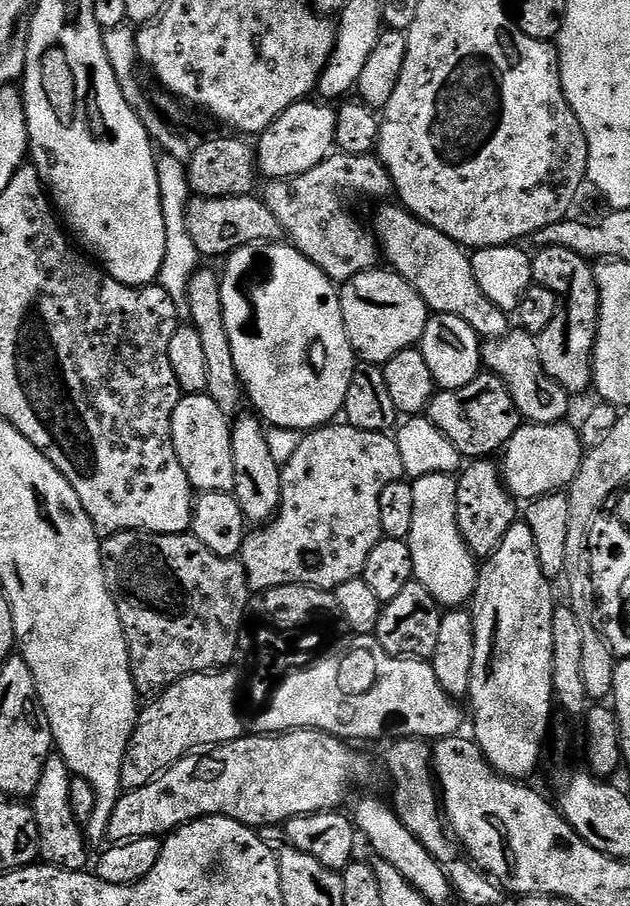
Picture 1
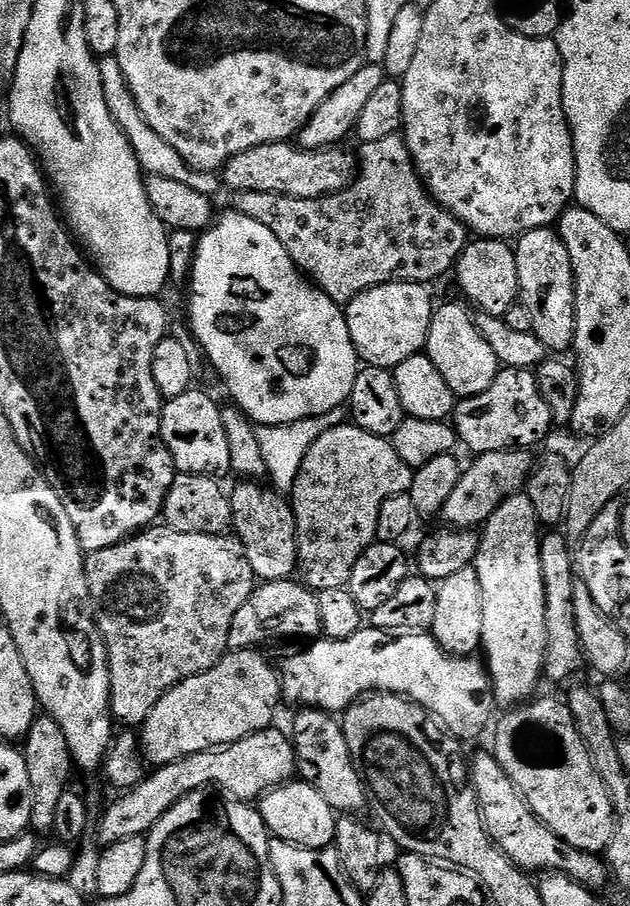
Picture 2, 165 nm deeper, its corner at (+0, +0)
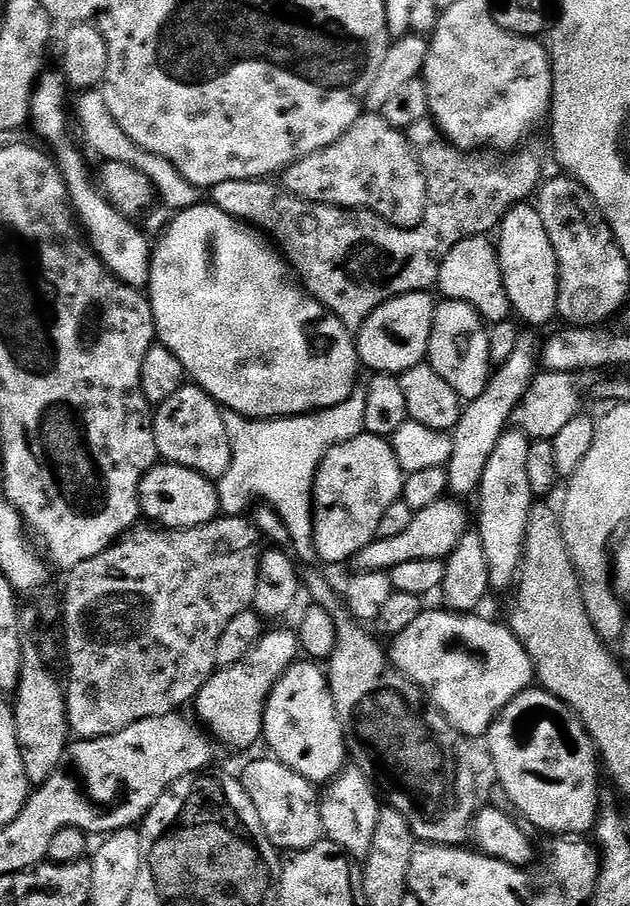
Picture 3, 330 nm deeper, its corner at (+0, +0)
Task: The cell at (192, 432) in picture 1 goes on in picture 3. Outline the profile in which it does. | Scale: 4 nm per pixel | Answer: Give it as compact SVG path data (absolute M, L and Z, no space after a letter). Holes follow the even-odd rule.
M191 382L158 405L152 417L152 433L161 461L186 466L213 482L221 480L226 470L230 470L232 447L226 434L224 412L213 396Z

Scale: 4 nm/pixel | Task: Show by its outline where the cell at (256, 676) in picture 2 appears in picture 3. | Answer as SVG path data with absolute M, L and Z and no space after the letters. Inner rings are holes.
M276 628L260 637L255 645L249 648L243 660L234 666L222 668L213 672L212 677L202 686L202 690L196 696L194 709L196 708L195 719L210 733L211 739L217 745L225 744L228 748L252 748L261 743L264 734L264 711L266 702L274 690L274 686L285 676L289 668L297 663L301 655L300 638L295 631L288 628Z

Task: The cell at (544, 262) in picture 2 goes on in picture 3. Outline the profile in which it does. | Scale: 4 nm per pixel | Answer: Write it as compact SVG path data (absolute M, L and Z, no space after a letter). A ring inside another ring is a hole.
M528 202L515 204L500 223L499 236L500 240L495 241L496 253L513 313L528 324L555 321L558 316L558 258L536 207Z

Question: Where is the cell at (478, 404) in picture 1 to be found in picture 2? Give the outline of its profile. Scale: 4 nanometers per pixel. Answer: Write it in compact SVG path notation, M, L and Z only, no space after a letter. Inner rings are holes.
M501 367L490 390L482 390L477 396L463 397L456 405L454 427L461 445L472 451L507 452L509 450L532 450L554 429L552 411L542 398L542 390L536 374L530 368Z

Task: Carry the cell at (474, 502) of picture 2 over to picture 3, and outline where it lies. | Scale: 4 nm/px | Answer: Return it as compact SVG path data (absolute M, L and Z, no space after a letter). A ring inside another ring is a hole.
M445 498L426 506L426 510L412 513L410 526L394 538L377 538L354 557L355 567L361 572L391 572L394 566L419 560L447 560L449 554L458 546L458 542L469 531L468 512L461 501L456 498Z

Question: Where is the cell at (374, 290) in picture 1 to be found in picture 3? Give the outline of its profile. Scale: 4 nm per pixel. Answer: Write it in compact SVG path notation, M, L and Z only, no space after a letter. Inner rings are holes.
M411 292L378 306L355 333L359 363L373 368L371 371L376 374L399 374L425 363L437 306L430 297L428 292Z

